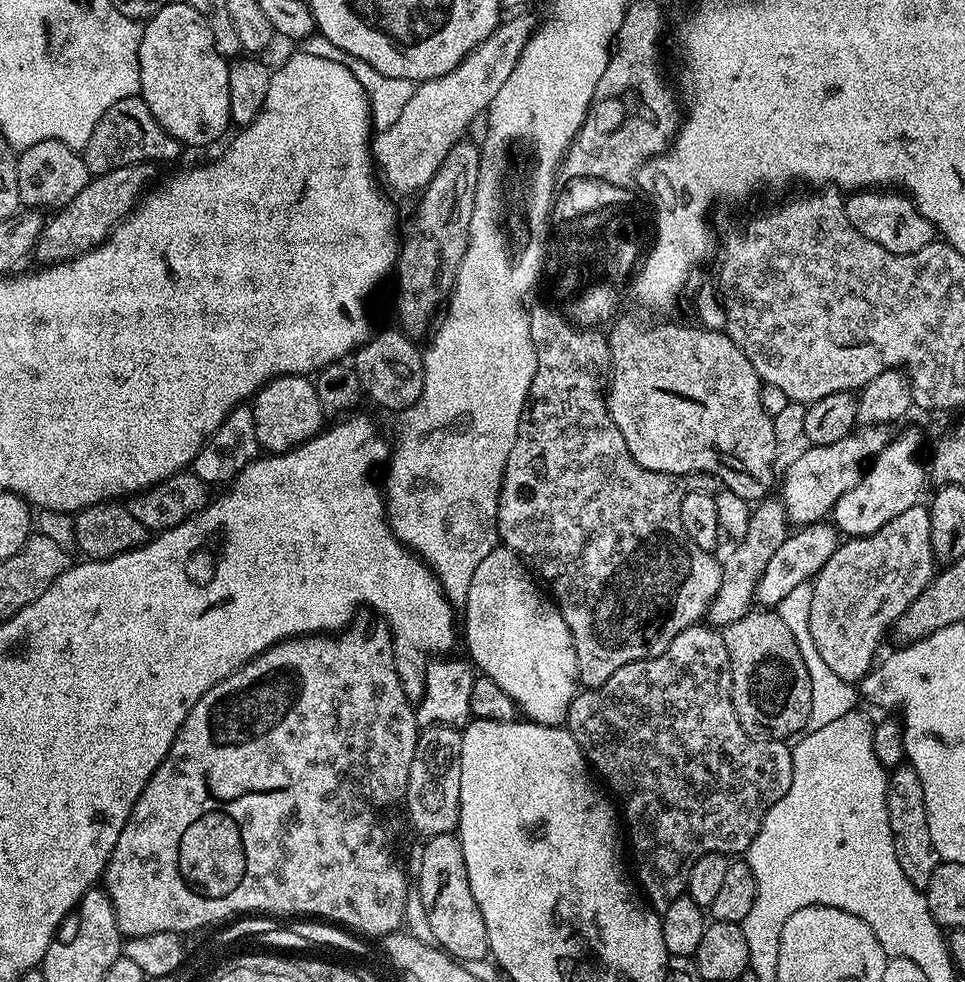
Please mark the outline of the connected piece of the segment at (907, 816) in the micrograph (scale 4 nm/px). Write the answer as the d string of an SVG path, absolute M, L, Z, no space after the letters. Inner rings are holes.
M905 762L899 768L891 769L886 790L886 809L889 811L890 834L893 836L894 854L902 874L910 878L915 888L923 889L934 874L938 857L934 842L930 838L930 822L926 822L926 802L922 794L922 782L911 764Z

